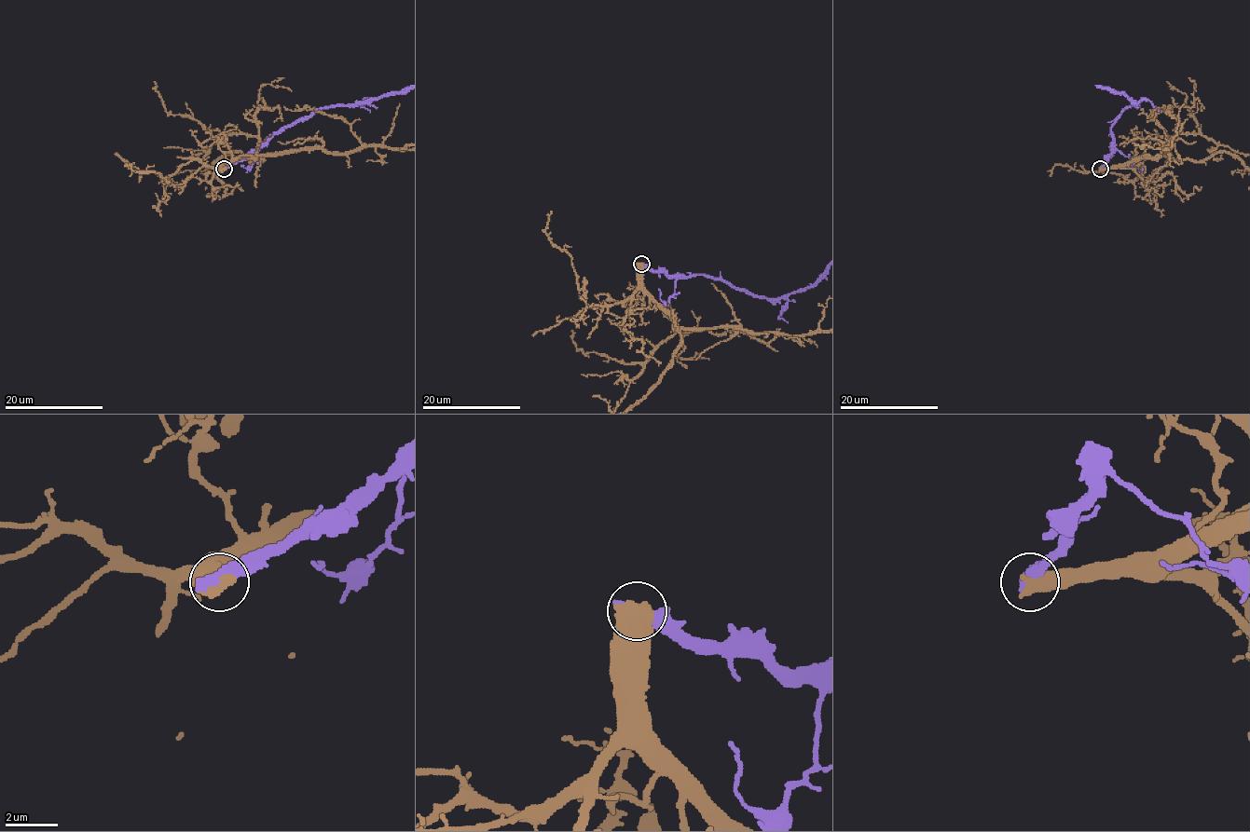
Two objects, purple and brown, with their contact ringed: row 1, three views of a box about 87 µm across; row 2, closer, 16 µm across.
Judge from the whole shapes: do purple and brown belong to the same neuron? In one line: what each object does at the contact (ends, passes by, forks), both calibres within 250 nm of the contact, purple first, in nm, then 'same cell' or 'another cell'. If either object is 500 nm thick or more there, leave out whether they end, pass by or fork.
480/750 nm | another cell

